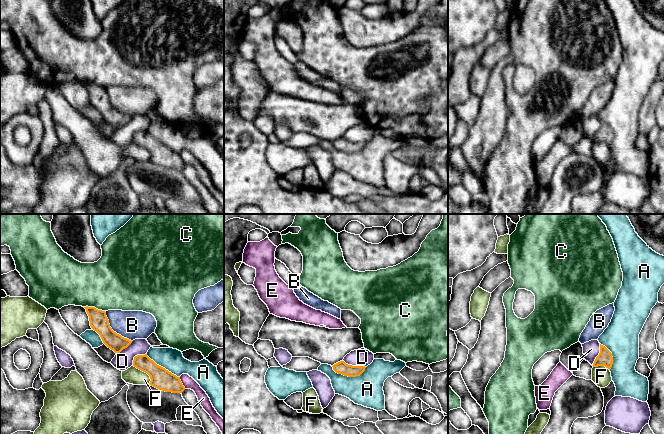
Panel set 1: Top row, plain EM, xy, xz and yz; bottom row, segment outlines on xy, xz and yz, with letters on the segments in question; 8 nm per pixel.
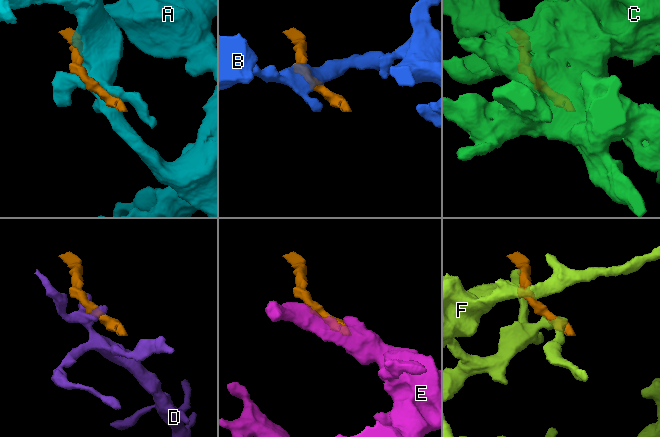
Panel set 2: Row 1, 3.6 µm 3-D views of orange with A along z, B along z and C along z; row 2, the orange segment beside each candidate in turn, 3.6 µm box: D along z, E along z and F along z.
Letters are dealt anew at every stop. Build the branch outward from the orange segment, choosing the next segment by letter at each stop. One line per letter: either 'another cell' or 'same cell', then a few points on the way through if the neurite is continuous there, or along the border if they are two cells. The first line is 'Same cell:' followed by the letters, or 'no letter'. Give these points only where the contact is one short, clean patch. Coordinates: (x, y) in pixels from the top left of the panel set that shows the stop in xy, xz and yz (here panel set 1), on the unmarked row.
Same cell: no letter
A: another cell
B: another cell | along xy (104, 87), (109, 102), (131, 117)
C: another cell | along xy (84, 82), (94, 82), (104, 87)
D: another cell | along xz (343, 136), (348, 140), (363, 141), (365, 143)
E: another cell | along xy (179, 153), (185, 164)
F: another cell

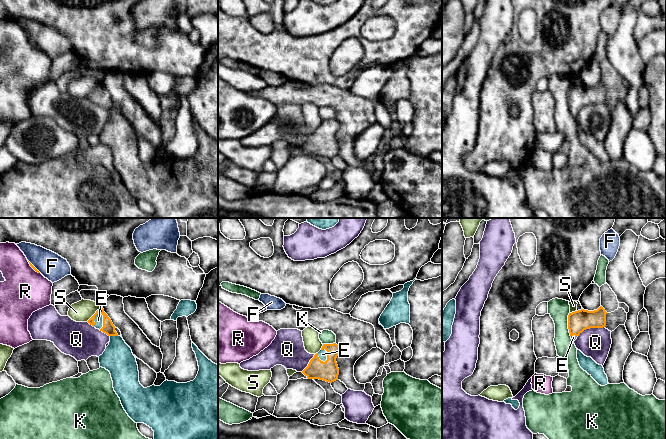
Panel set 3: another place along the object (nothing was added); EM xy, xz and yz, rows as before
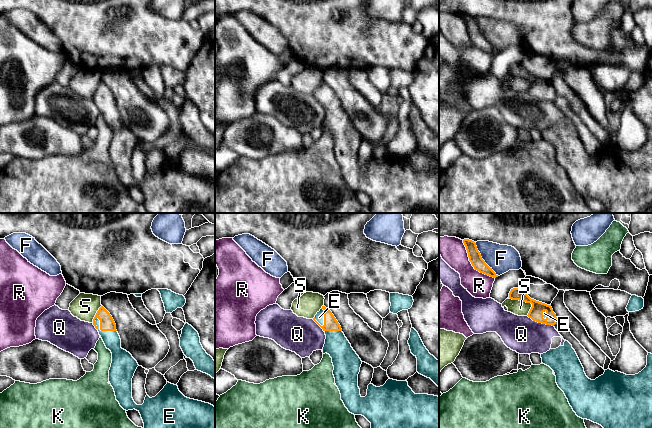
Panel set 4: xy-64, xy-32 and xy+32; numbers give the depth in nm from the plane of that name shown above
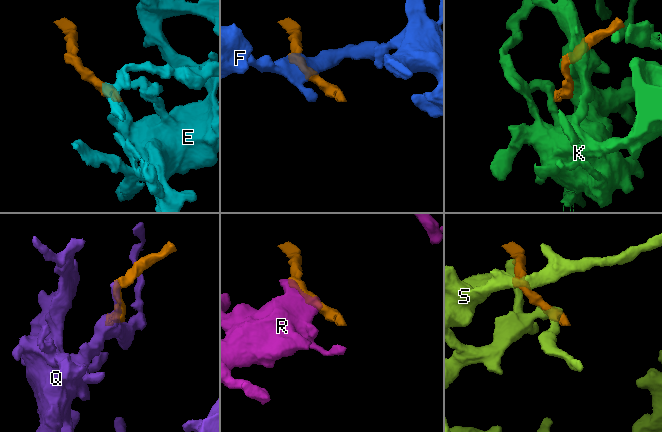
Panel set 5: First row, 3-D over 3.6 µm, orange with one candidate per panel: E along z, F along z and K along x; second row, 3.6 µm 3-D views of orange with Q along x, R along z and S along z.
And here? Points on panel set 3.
Same cell: E
E: same cell | across xy (108, 104), (103, 96), (98, 96)
F: another cell | along xy (28, 36), (40, 48)
K: another cell
Q: another cell | along yz (604, 102), (585, 105), (578, 112)
R: another cell
S: another cell

